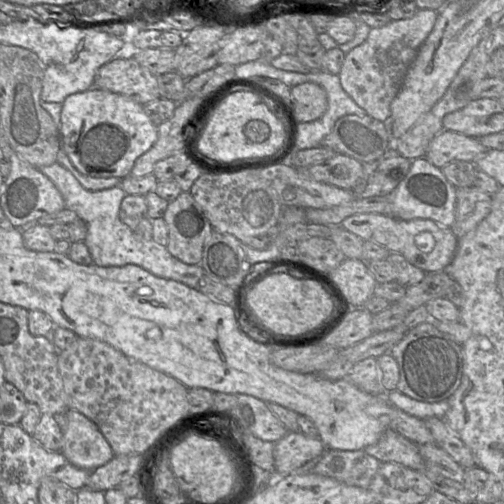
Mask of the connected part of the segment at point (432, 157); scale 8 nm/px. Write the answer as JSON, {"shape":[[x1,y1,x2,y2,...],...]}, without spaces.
{"shape":[[443,129,429,143,425,157,442,168,454,160,475,162,487,150,478,138]]}

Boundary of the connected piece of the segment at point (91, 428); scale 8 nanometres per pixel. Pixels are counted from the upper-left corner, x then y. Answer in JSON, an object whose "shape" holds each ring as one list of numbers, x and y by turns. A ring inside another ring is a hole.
{"shape":[[68,409,65,415,67,428,61,453,72,465,91,472,115,456,93,421,75,409]]}

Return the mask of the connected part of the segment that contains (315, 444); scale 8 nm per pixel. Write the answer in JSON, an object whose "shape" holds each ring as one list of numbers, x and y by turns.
{"shape":[[288,432,274,444,275,472,289,475,312,459,318,459,326,447,319,437,309,437,304,433]]}

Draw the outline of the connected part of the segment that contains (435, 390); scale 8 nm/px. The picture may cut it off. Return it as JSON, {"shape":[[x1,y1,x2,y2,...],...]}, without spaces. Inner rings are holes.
{"shape":[[433,321,421,323,409,330,389,352,399,367,397,391,422,402,447,400,459,387,463,374,462,345,440,332]]}

